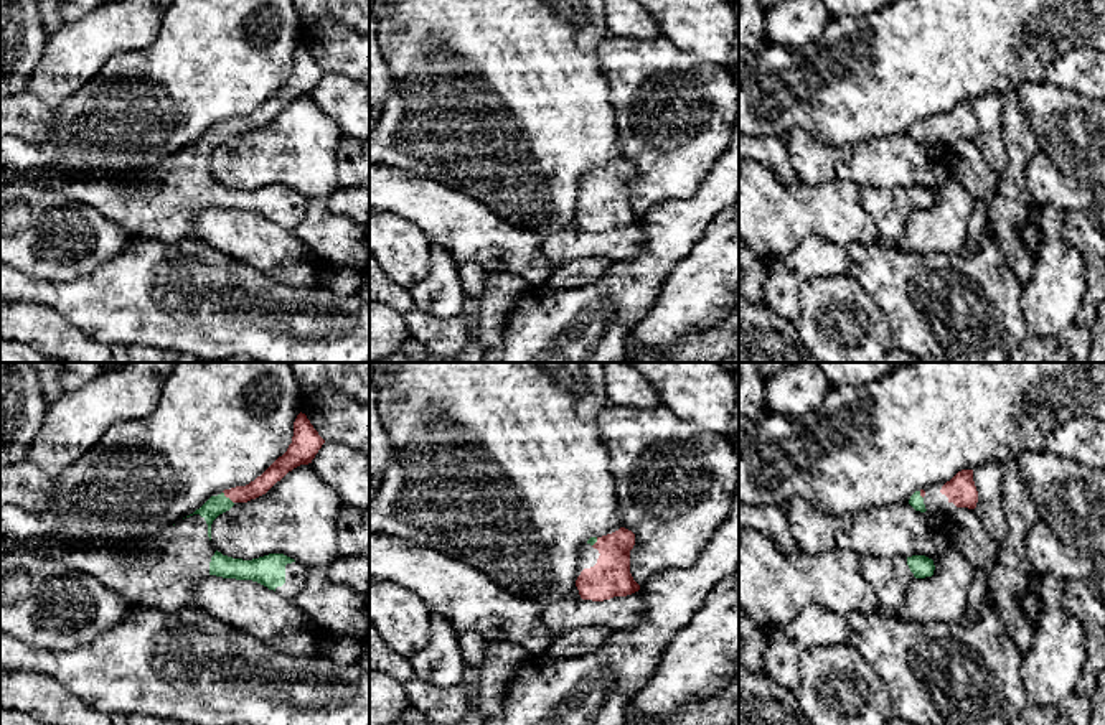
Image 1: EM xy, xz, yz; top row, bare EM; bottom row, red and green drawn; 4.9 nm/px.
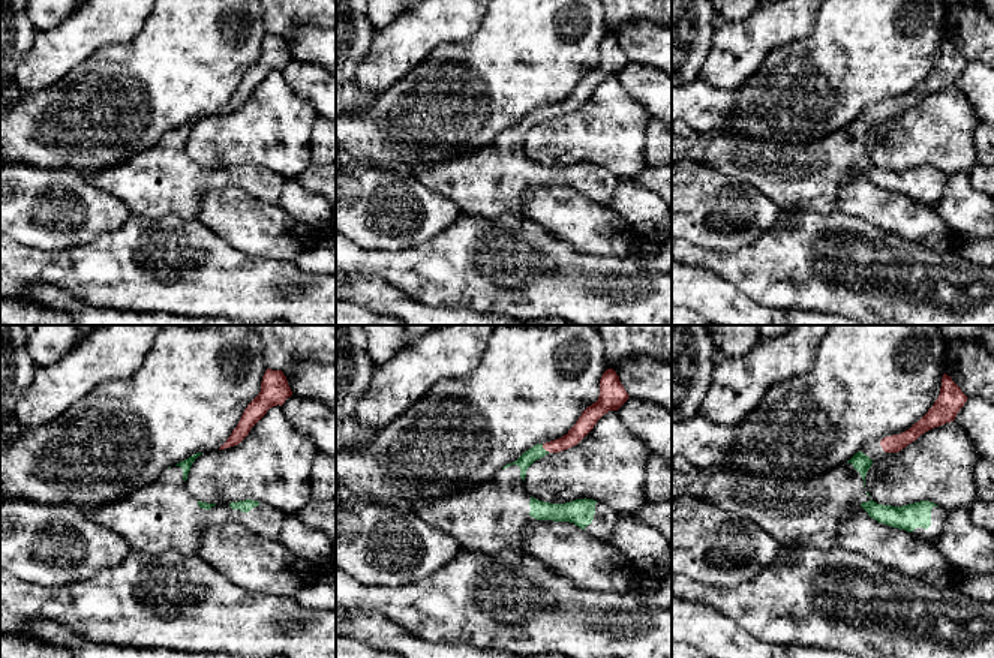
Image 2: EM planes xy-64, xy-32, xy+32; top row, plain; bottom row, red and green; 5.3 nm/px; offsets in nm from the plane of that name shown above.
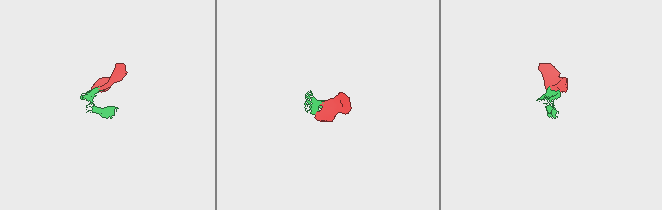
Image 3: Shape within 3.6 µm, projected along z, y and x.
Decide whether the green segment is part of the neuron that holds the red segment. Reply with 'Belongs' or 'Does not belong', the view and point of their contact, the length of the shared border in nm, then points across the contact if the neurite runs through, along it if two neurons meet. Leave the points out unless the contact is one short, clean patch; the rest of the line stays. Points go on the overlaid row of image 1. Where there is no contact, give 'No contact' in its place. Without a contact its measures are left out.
Belongs. Touches red at xy (228, 496). Shared border 80 nm. Path across: xy (261, 485), (251, 491), (228, 496), (216, 505)

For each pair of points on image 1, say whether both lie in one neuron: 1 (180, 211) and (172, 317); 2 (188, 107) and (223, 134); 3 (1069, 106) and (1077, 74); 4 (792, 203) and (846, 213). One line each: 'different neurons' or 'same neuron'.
1: different neurons
2: different neurons
3: different neurons
4: same neuron

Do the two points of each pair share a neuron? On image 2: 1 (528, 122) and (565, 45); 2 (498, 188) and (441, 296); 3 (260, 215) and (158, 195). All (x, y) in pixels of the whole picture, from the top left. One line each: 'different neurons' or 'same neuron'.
1: different neurons
2: different neurons
3: different neurons

